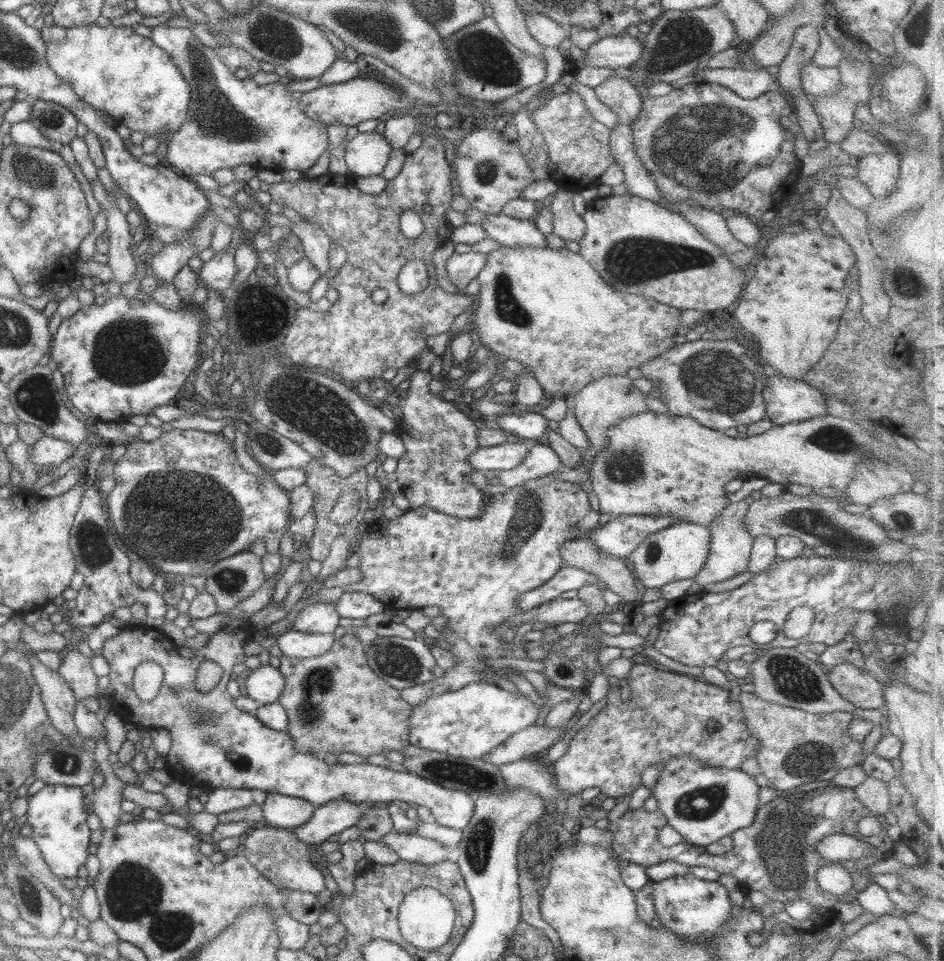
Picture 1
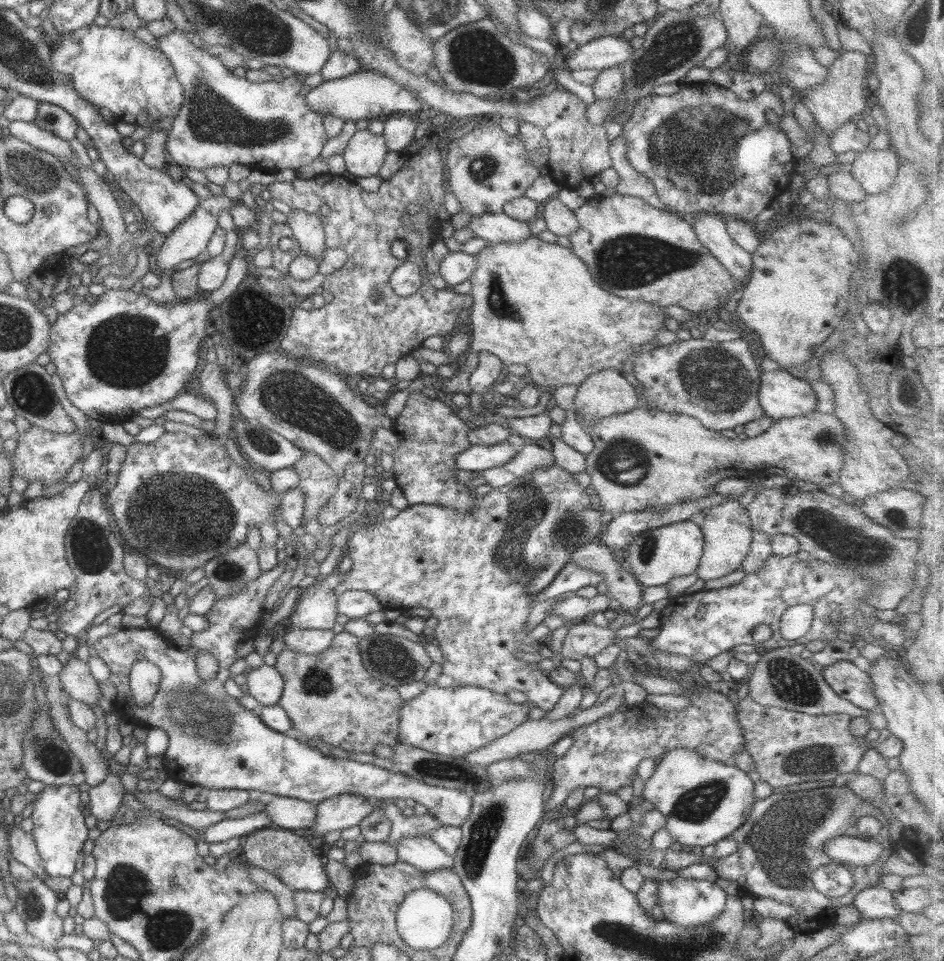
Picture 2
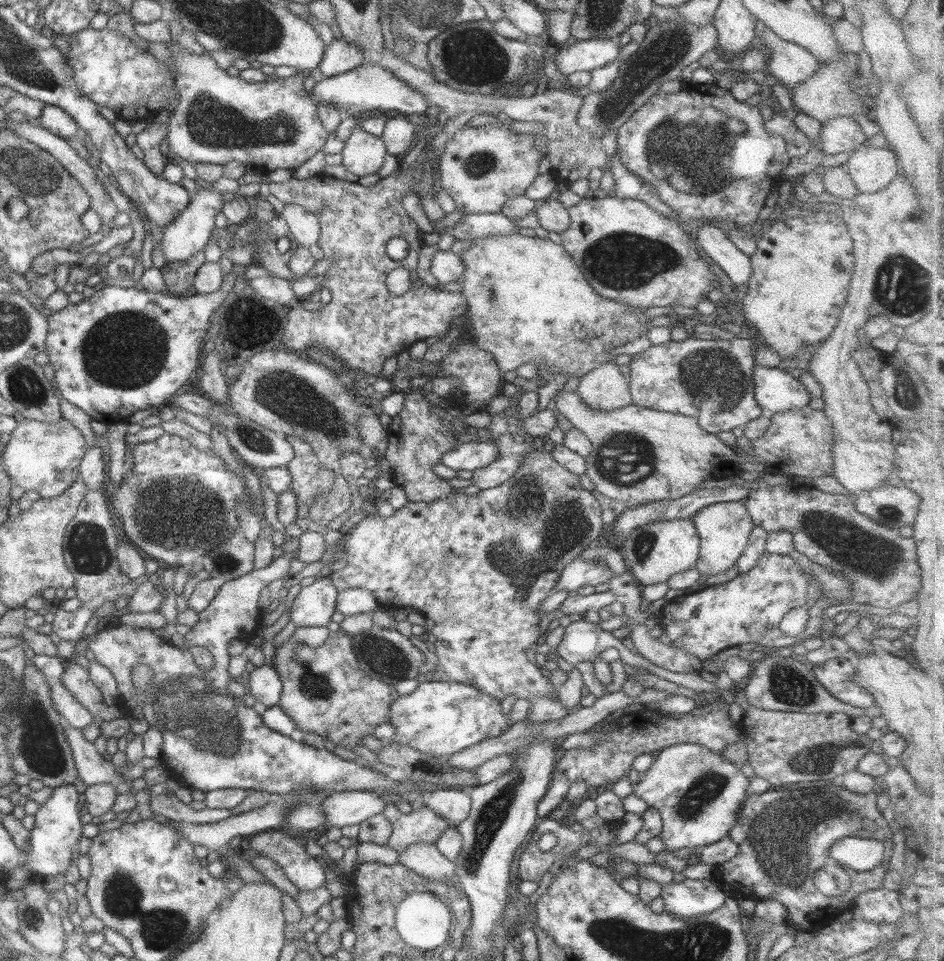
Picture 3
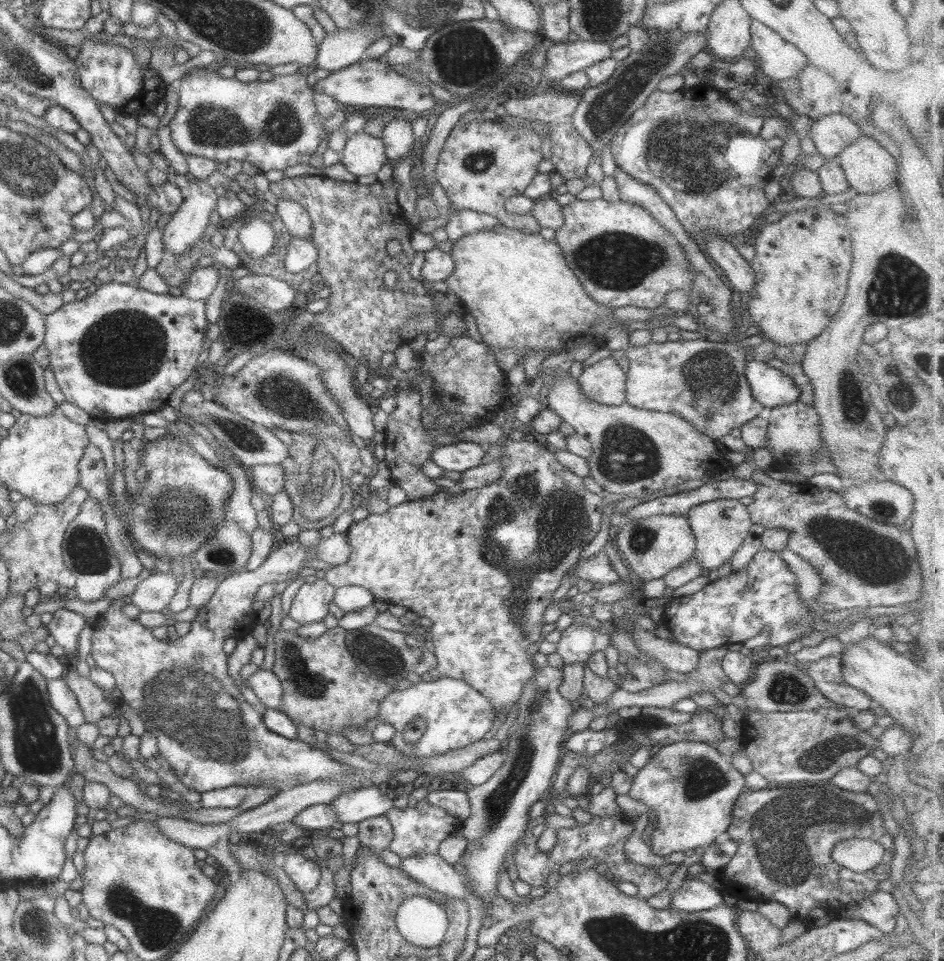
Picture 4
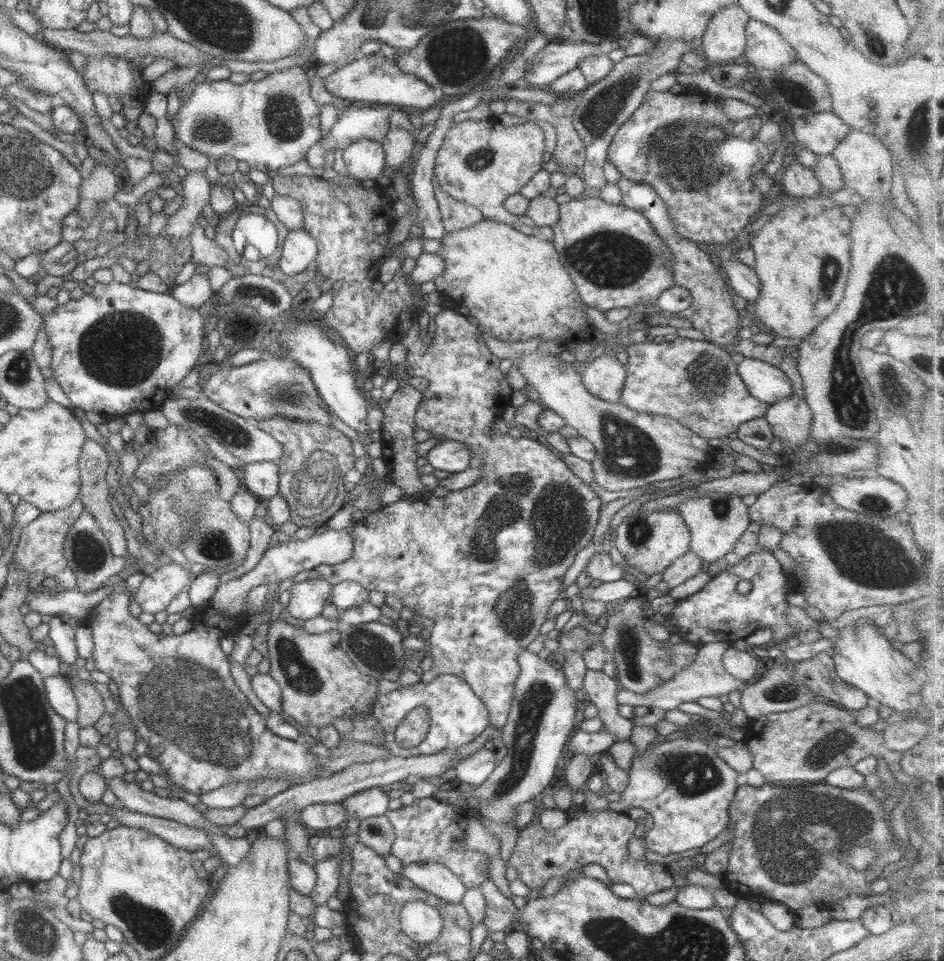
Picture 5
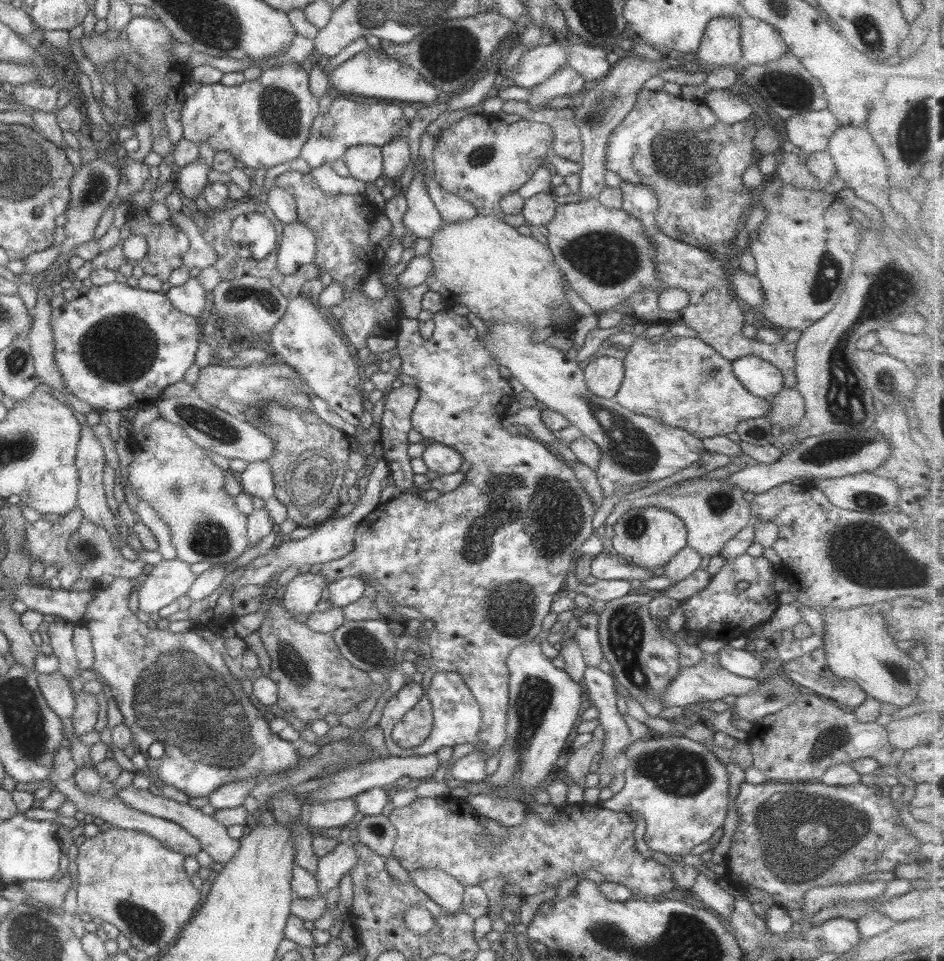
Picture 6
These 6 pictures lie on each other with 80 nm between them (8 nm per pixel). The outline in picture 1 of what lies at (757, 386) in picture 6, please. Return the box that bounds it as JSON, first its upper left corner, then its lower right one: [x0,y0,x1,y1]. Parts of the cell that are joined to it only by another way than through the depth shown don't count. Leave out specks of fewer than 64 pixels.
[761,375,825,425]

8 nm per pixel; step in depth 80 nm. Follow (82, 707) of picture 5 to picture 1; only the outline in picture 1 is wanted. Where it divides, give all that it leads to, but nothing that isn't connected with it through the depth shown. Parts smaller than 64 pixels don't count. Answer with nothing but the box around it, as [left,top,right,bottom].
[58,647,97,700]

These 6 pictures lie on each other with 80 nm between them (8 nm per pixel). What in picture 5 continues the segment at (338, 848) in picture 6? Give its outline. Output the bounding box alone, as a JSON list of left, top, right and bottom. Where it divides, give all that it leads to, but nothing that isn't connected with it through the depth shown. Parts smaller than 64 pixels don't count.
[309,852,343,906]

